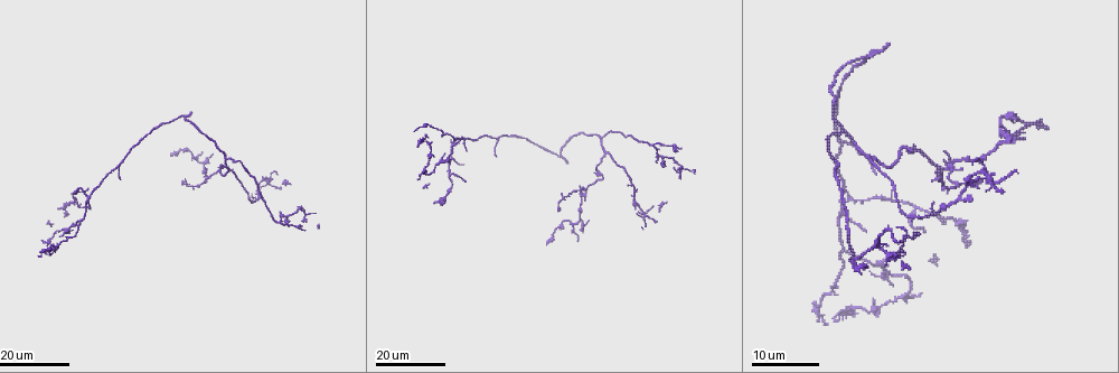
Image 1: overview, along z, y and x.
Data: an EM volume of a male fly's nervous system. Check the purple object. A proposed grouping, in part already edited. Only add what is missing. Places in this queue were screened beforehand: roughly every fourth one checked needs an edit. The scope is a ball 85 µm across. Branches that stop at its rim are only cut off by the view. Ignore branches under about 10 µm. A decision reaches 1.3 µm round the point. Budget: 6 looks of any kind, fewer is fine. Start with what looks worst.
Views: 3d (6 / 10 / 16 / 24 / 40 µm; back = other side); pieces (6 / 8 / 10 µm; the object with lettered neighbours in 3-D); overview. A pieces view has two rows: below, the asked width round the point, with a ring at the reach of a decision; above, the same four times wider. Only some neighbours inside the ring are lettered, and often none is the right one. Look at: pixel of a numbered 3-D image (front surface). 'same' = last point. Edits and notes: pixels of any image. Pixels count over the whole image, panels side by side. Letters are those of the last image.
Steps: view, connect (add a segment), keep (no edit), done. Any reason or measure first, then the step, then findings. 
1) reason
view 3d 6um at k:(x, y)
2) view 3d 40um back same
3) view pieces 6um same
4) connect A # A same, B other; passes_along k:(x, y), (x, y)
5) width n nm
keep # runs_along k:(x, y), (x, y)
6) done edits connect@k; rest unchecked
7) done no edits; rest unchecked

free end
view 3d 16um at 1:(496, 156)

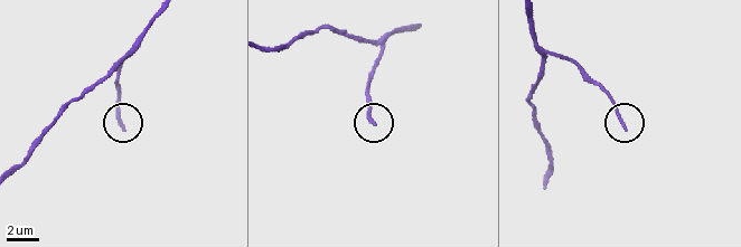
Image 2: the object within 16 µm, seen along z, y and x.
view pieces 8um at 2:(624, 128)

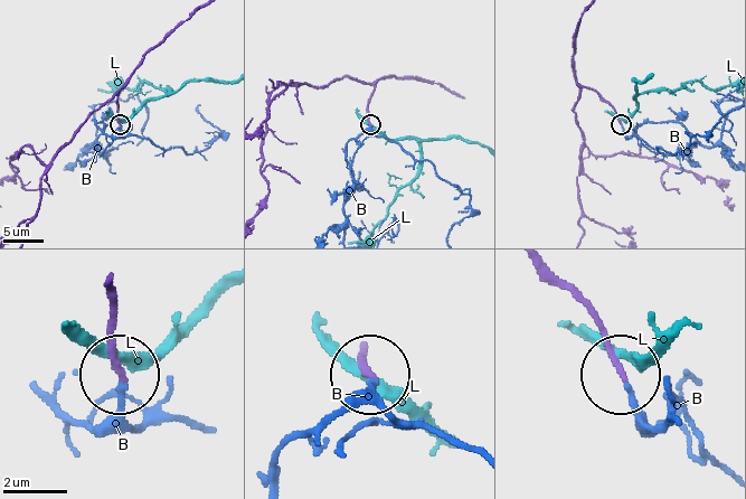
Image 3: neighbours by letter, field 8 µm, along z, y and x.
connect B # B same, L other; passes_along 3:(113, 297), (113, 366), (124, 414), (201, 427); it goes on there

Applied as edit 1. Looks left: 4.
view overview

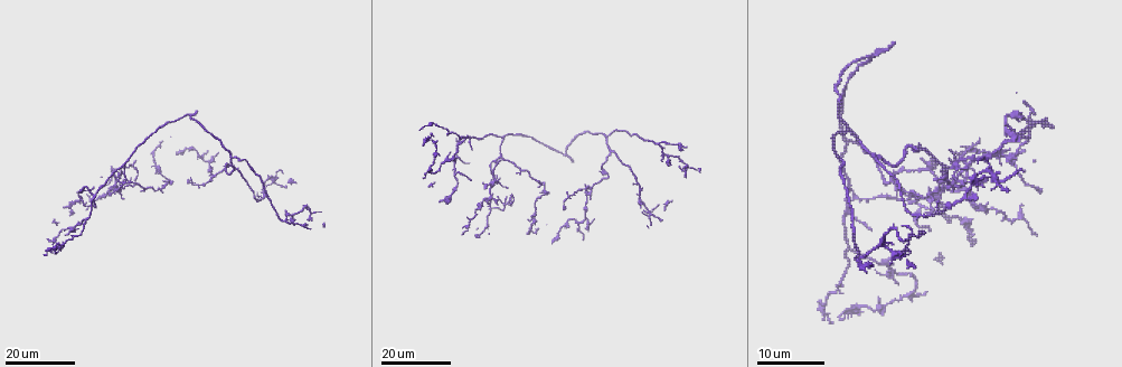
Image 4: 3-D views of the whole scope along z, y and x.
tapers out
view 3d 24um at 4:(865, 273)

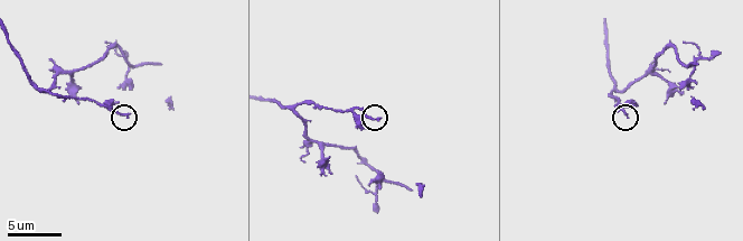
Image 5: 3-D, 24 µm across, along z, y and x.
what lies round it
view pieces 10um at 5:(128, 115)

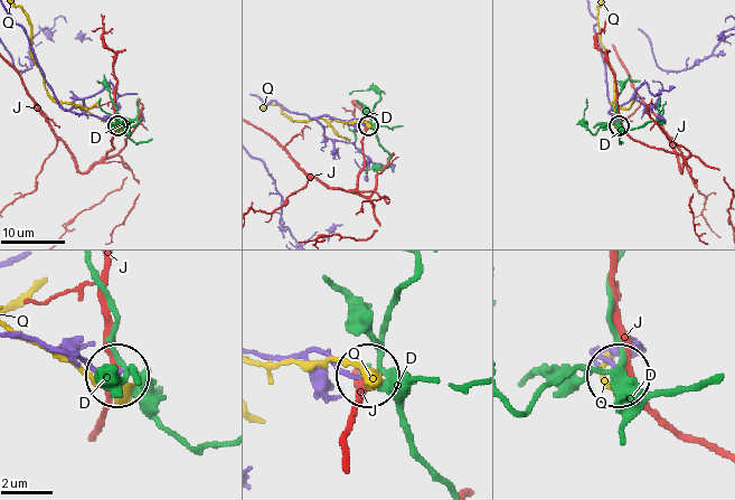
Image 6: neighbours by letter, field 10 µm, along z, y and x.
width 170 nm
keep # D other, J other, Q other; none of them fits

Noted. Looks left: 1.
done edits connect@3; rest unchecked

